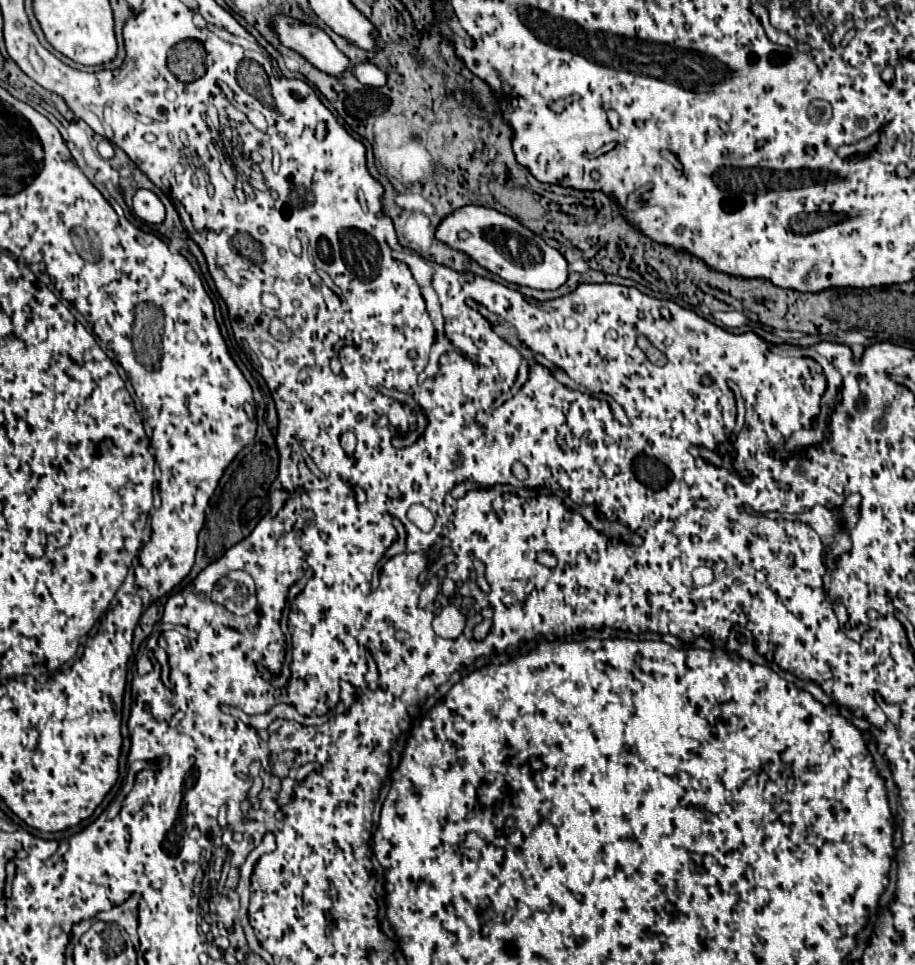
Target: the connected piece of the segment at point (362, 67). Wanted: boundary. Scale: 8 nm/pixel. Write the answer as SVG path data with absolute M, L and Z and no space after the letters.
M358 64L352 70L354 78L358 78L362 84L368 86L384 86L386 84L386 74L382 70L378 70L374 64Z

